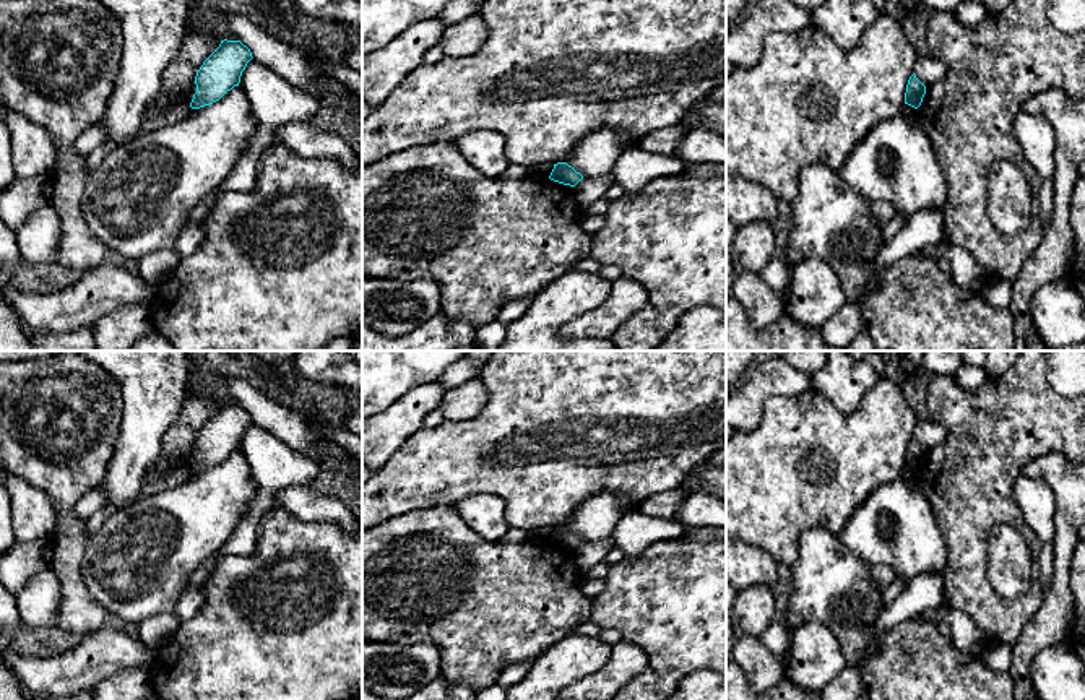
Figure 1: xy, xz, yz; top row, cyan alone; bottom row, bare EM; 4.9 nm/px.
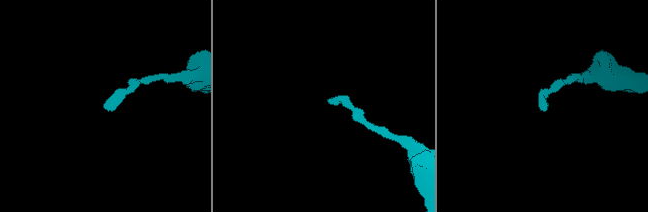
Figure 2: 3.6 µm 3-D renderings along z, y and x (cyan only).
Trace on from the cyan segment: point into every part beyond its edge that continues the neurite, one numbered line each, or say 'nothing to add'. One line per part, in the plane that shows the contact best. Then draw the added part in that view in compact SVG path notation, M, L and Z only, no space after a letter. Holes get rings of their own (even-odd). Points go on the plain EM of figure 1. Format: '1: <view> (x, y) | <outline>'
nothing to add

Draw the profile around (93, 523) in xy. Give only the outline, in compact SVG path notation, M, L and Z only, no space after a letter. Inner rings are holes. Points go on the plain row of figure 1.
M106 505L101 510L97 510L94 515L91 515L86 520L86 533L84 533L86 541L91 539L97 533L101 525L106 521L106 518L115 513L117 510L119 510L117 507Z

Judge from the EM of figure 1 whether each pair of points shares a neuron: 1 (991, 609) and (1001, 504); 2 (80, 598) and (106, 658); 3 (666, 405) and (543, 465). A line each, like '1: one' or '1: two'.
1: one
2: two
3: one

